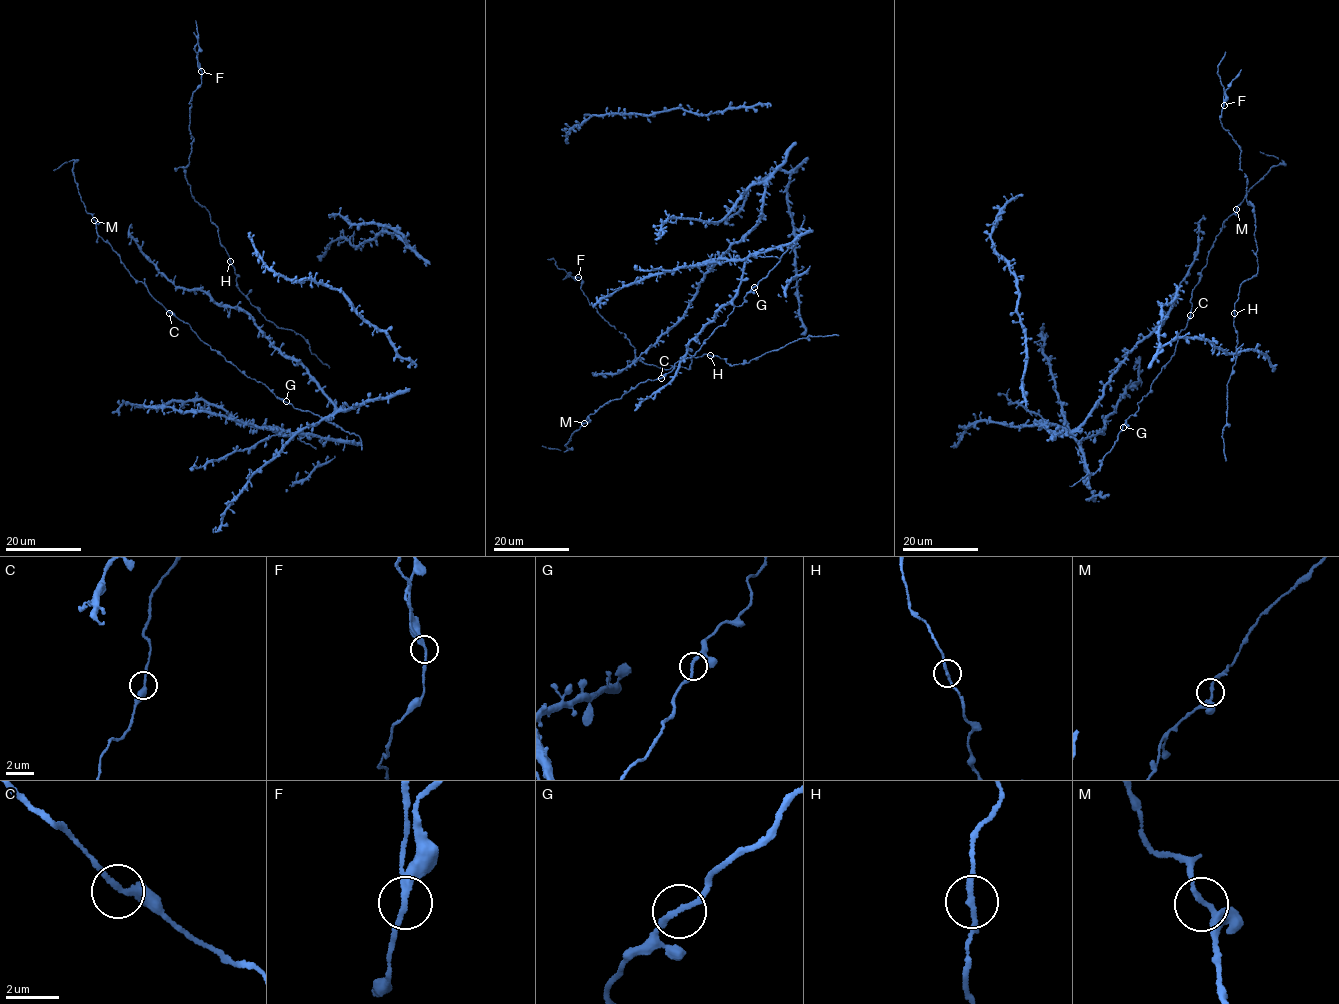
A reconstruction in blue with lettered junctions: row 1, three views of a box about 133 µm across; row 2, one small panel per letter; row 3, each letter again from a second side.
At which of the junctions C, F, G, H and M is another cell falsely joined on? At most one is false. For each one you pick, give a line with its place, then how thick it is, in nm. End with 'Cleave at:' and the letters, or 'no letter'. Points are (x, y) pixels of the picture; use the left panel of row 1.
F: (201, 71) | 200 nm
Cleave at: F

